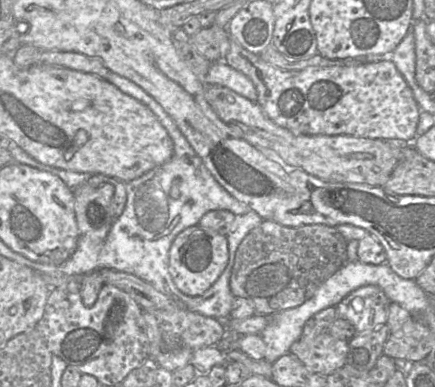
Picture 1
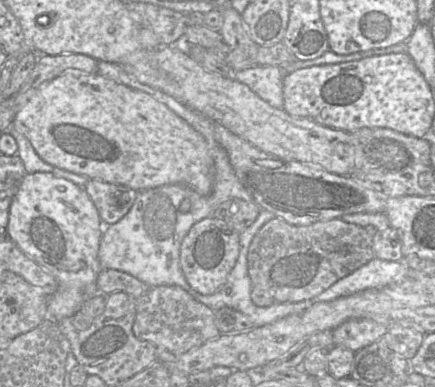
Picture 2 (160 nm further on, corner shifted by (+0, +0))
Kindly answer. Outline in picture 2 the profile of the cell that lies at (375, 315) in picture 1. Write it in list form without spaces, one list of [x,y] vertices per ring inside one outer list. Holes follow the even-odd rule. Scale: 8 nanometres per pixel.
[[[350,319],[333,330],[334,346],[357,352],[378,341],[388,333],[388,329],[371,319]]]

